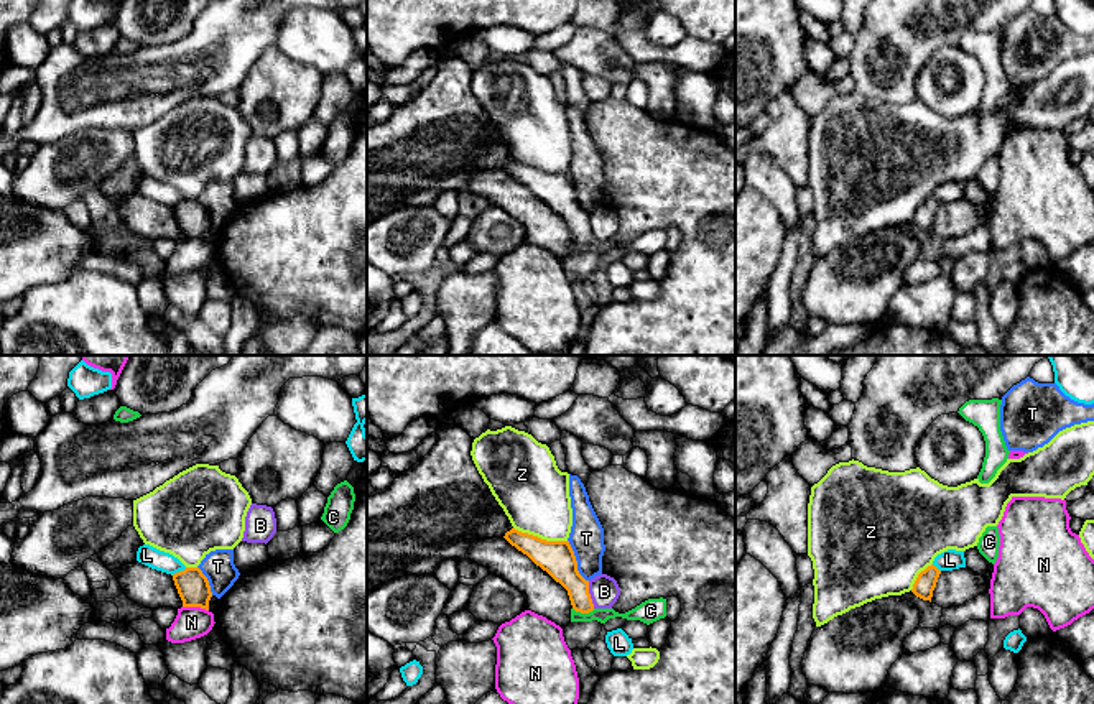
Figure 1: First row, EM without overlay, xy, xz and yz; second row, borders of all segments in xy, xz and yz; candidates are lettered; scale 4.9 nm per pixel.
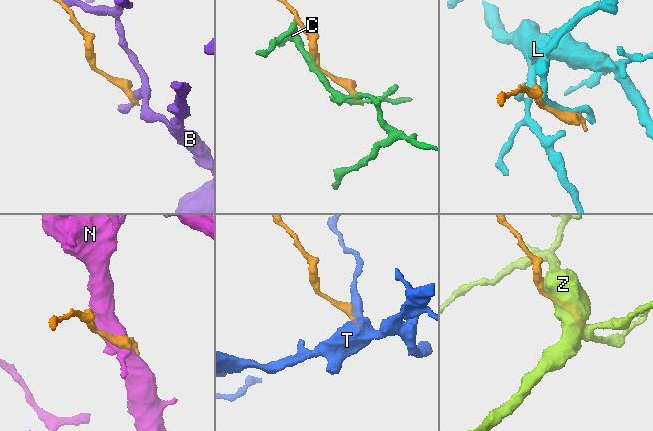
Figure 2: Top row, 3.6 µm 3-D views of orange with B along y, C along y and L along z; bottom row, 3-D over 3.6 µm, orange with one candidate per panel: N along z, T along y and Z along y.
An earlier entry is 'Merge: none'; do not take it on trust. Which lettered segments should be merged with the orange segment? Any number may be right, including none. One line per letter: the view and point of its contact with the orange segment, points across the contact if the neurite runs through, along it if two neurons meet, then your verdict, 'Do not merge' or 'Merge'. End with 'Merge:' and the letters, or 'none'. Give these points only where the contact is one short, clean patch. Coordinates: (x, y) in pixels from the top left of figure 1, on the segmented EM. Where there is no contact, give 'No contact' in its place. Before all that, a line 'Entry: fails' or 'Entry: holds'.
Entry: holds
B: Touches orange at xz (589, 594). Do not merge
C: Touches orange at xz (584, 612). Boundary: xz (573, 607), (581, 612), (594, 609). Do not merge
L: Touches orange at xy (180, 571). Do not merge
N: Touches orange at xy (196, 606). Boundary: xy (183, 606), (199, 606), (208, 611). Do not merge
T: Touches orange at xz (576, 561). Boundary: xz (568, 540), (576, 569), (588, 581). Do not merge
Z: Touches orange at xz (540, 538). Do not merge
Merge: none

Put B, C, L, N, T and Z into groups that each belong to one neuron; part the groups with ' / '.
B / C / L / N / T / Z

